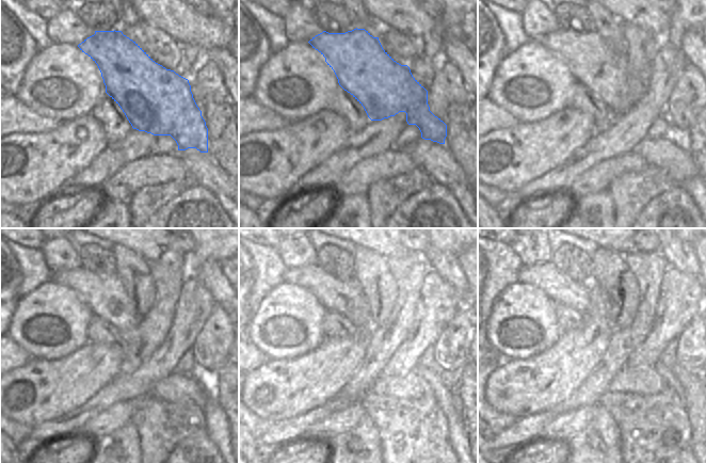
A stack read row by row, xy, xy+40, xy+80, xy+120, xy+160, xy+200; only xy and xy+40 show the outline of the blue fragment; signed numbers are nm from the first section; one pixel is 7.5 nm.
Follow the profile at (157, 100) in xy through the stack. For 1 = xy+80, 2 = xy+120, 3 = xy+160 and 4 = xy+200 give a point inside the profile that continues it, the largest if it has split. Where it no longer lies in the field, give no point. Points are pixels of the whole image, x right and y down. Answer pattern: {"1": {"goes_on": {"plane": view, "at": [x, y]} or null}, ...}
{"1": {"goes_on": {"plane": "xy+80", "at": [592, 62]}}, "2": {"goes_on": {"plane": "xy+120", "at": [105, 294]}}, "3": {"goes_on": {"plane": "xy+160", "at": [347, 298]}}, "4": {"goes_on": {"plane": "xy+200", "at": [546, 276]}}}

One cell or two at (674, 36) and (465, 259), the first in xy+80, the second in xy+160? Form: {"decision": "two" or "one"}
{"decision": "two"}

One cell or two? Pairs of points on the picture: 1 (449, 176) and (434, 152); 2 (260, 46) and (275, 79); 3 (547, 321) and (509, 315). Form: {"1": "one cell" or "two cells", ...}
{"1": "one cell", "2": "two cells", "3": "one cell"}

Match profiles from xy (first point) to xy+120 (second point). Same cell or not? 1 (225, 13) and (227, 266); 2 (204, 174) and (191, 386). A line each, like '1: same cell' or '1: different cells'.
1: different cells
2: same cell

